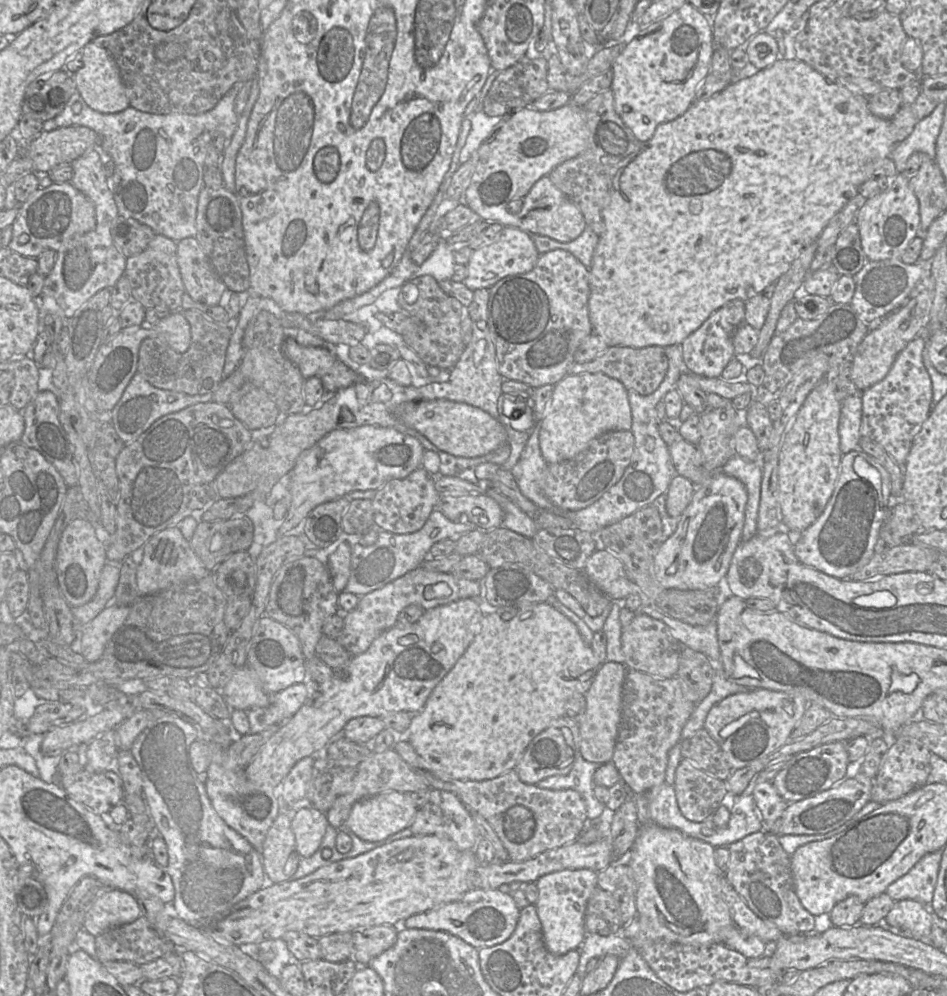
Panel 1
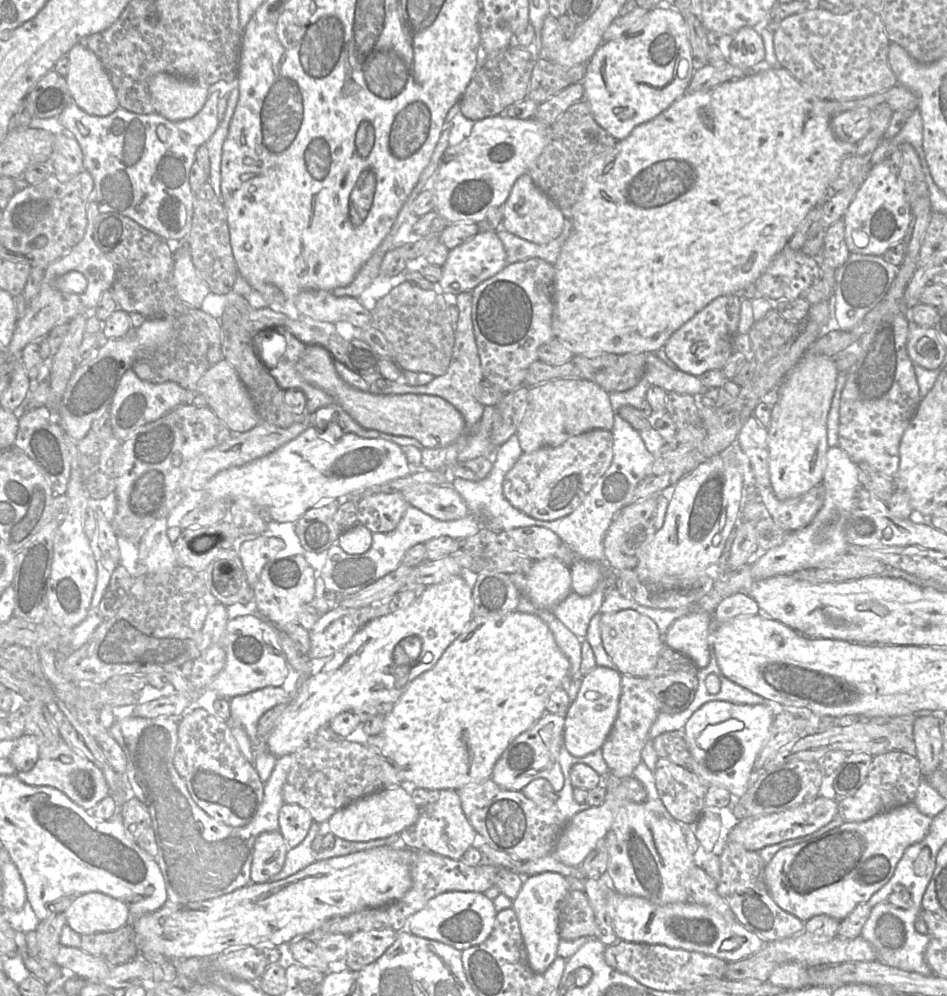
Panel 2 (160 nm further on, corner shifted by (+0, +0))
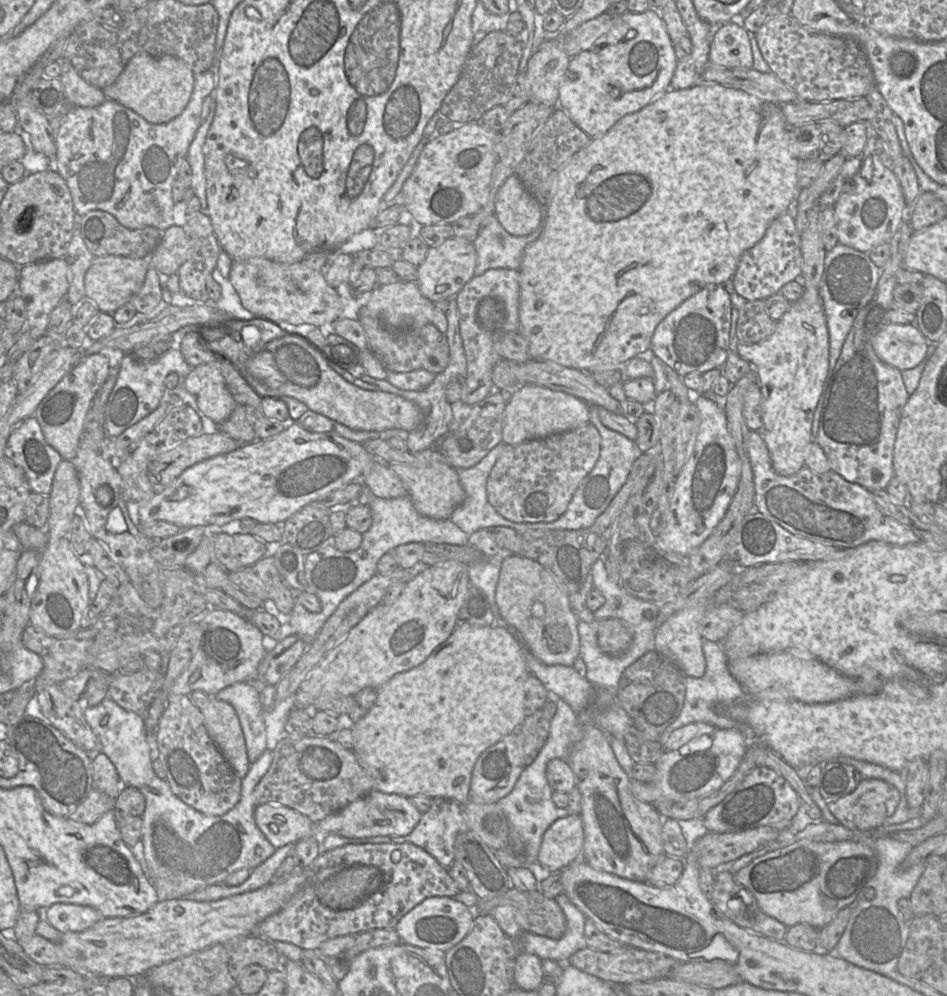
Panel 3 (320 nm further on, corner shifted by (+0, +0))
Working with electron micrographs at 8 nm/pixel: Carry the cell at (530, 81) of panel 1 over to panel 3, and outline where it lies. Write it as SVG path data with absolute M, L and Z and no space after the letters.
M492 31L478 44L472 46L455 85L445 96L439 112L452 122L467 124L479 121L483 114L495 106L504 105L512 96L517 83L524 43L506 31Z

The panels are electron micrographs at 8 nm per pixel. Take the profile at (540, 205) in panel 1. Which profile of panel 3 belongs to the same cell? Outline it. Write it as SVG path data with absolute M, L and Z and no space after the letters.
M513 174L495 194L494 214L508 233L526 236L543 225L545 208Z

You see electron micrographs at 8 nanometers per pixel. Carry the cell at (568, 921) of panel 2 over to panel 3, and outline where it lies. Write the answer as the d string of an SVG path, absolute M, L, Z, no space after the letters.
M510 888L499 896L480 899L473 909L476 915L491 914L501 905L516 909L516 921L522 932L559 939L566 930L566 916L559 904L555 899L545 897L538 889L526 892Z

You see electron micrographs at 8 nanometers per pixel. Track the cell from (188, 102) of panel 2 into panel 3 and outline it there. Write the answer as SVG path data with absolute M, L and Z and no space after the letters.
M134 55L116 81L103 88L108 100L131 109L147 122L163 124L179 116L187 106L194 86L194 74L186 63L172 55Z

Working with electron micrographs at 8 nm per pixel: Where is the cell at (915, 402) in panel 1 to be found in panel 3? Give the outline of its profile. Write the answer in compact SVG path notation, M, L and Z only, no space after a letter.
M902 221L895 234L889 240L891 256L883 268L872 299L861 309L843 344L841 354L831 377L827 376L823 392L824 404L820 415L817 443L823 449L830 470L845 480L856 483L868 491L885 489L894 476L893 450L901 415L909 394L903 383L901 371L882 362L876 355L873 337L883 329L888 321L888 312L892 309L893 290L897 285L896 272L904 268L903 259L912 236L913 229L908 221Z

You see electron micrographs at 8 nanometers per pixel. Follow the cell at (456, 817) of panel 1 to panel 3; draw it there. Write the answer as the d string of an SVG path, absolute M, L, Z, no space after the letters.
M433 798L430 809L421 815L421 819L406 836L390 837L390 843L414 844L430 855L438 863L448 868L454 862L454 844L458 834L469 830L463 816L462 806L449 798Z

